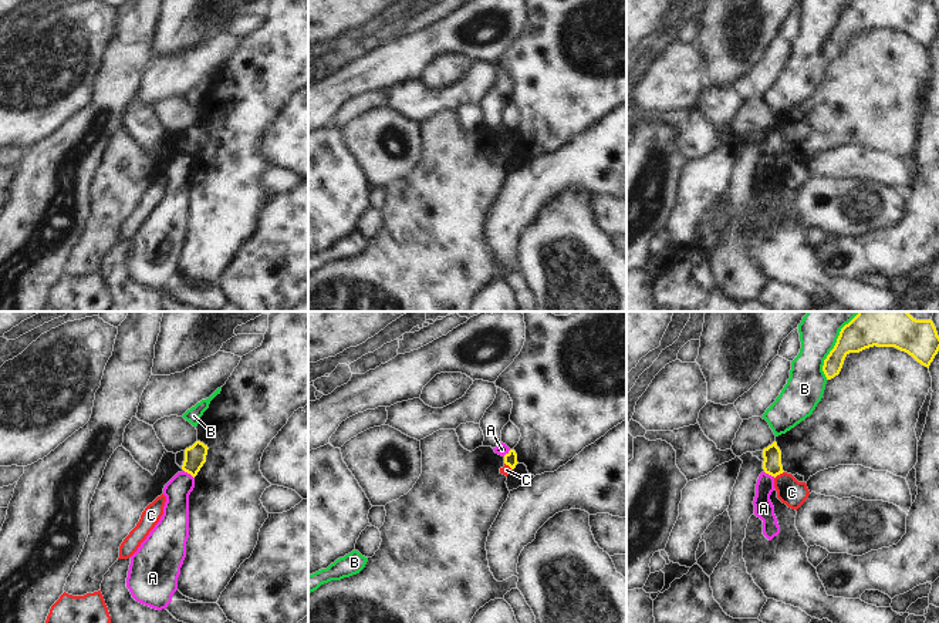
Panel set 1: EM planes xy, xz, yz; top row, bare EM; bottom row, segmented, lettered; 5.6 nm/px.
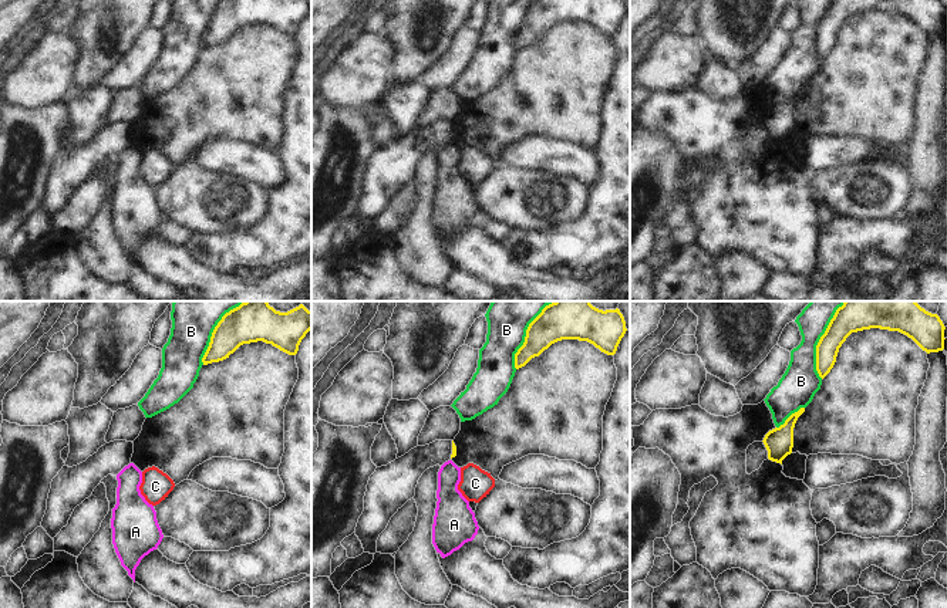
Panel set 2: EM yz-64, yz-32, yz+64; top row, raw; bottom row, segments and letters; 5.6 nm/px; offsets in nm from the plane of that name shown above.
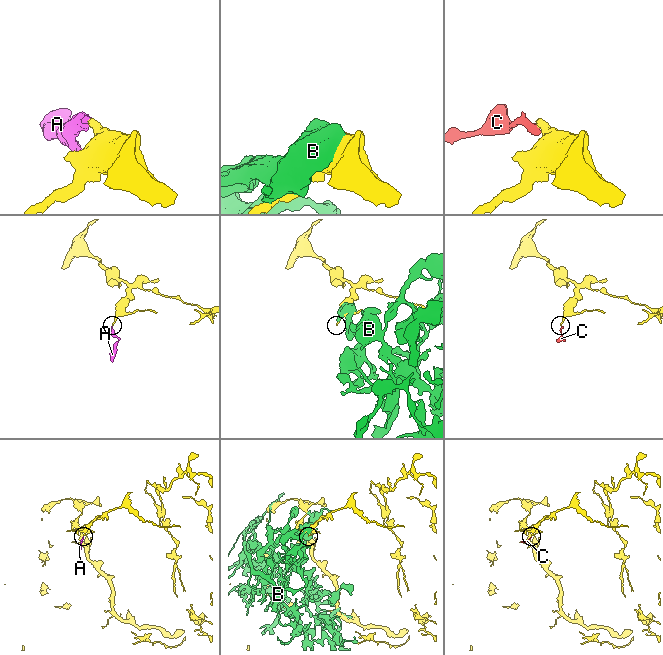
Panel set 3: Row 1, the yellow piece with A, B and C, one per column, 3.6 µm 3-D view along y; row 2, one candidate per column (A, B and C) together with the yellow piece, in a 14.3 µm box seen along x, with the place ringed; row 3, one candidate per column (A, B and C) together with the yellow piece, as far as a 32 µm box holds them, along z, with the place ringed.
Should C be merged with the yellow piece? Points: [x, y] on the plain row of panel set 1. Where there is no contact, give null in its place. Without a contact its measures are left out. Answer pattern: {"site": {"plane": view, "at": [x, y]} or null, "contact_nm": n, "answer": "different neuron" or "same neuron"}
{"site": {"plane": "yz", "at": [779, 155]}, "contact_nm": 70, "answer": "different neuron"}

